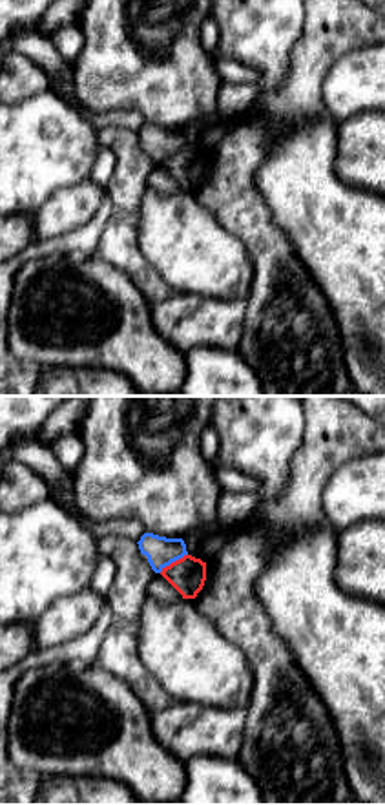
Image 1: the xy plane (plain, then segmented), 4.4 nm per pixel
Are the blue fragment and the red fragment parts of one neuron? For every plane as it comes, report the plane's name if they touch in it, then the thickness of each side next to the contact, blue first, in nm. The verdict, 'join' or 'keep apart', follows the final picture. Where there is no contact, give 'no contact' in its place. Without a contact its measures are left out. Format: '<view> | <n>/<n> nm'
xy | 140/160 nm

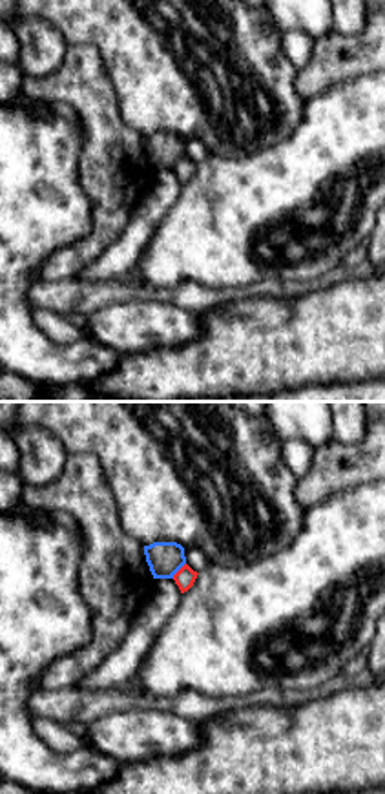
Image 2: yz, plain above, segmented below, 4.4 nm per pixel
yz | 160/90 nm

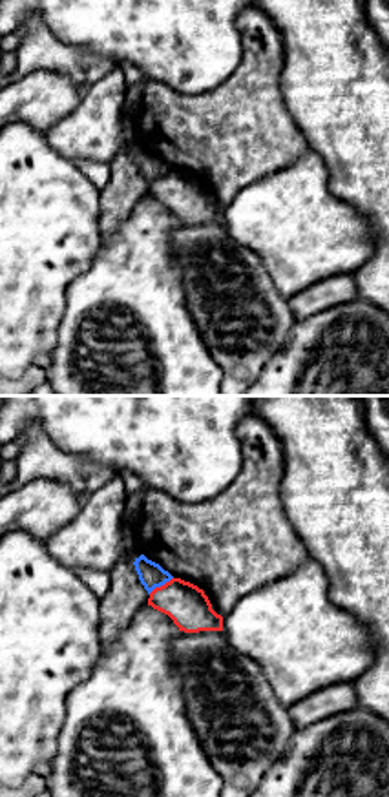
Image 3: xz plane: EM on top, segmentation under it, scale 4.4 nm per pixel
xz | 110/190 nm

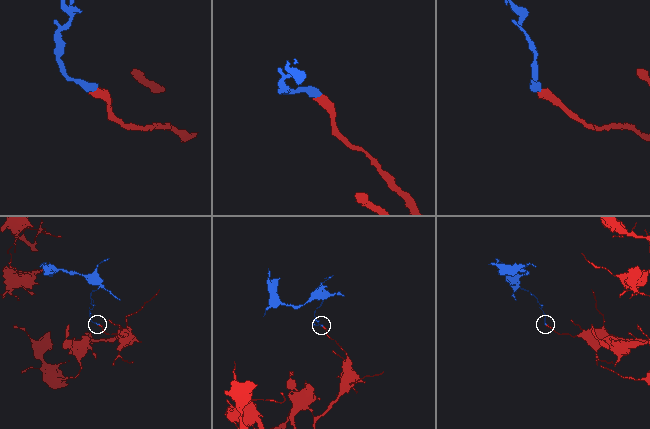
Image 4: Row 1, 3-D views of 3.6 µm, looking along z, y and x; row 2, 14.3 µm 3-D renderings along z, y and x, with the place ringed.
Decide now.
keep apart

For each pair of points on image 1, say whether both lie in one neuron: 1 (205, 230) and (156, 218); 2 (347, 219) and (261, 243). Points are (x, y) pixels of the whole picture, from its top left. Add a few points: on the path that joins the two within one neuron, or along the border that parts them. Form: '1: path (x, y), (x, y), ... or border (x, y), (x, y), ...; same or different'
1: path (192, 230), (176, 230), (168, 223); same
2: border (263, 199), (270, 219), (309, 272); different

